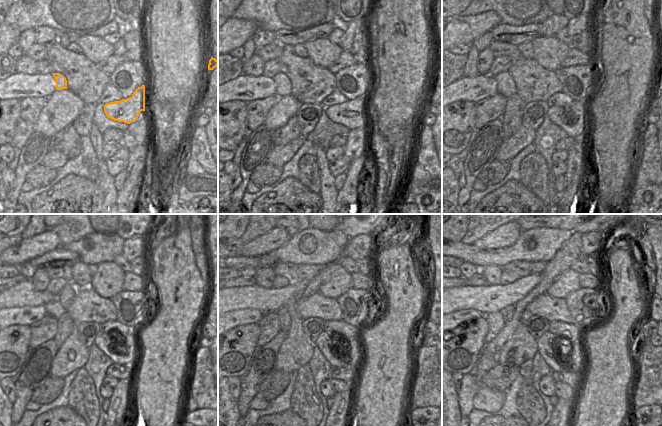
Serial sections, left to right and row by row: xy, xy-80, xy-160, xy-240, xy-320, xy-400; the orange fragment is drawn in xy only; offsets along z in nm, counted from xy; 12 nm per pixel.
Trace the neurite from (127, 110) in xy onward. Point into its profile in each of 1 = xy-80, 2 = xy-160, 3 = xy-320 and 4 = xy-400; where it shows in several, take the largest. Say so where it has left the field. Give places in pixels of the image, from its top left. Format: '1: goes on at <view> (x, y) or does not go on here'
1: goes on at xy-80 (351, 113)
2: goes on at xy-160 (574, 120)
3: goes on at xy-320 (349, 360)
4: goes on at xy-400 (556, 359)

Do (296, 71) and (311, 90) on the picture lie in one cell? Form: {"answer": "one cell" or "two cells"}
{"answer": "one cell"}

